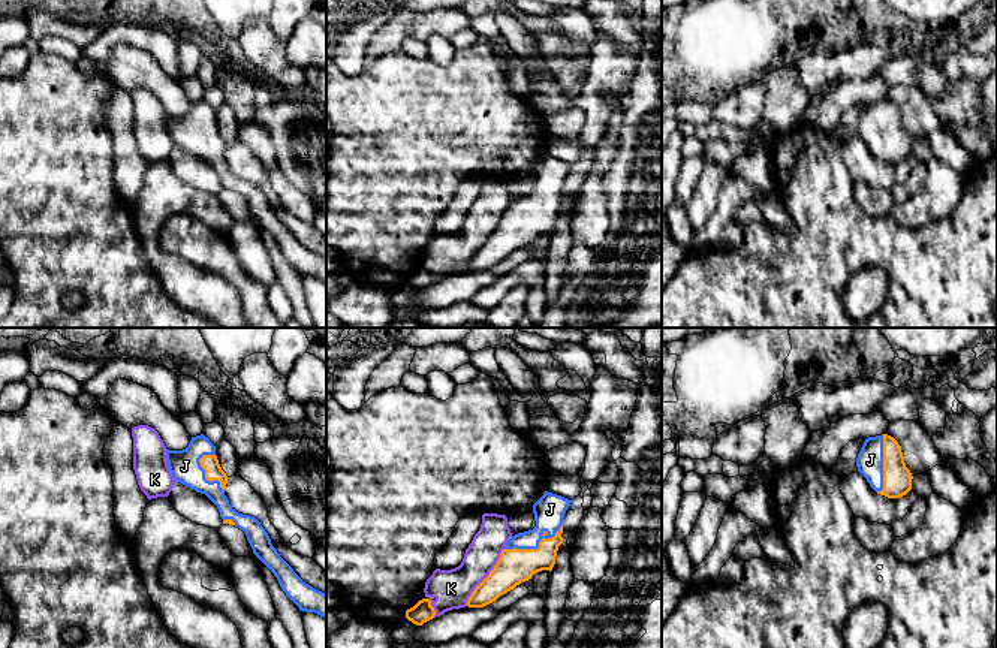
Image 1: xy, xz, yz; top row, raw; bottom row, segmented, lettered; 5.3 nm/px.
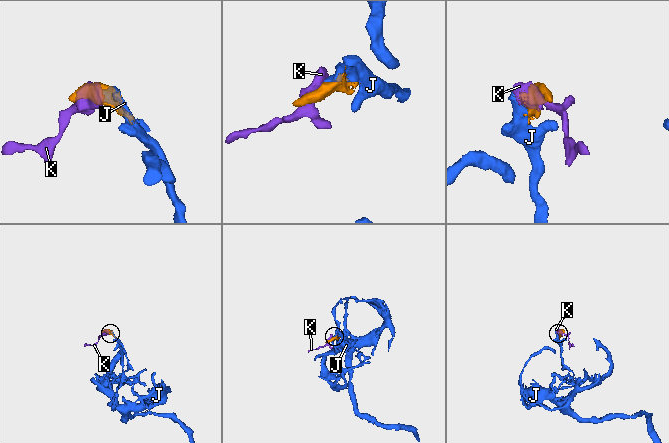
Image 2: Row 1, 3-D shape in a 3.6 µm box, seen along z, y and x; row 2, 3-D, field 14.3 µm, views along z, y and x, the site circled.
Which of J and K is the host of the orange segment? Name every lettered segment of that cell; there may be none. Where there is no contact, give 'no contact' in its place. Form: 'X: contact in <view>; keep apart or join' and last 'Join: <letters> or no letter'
J: contact in xz; join
K: contact in xz; keep apart
Join: J

